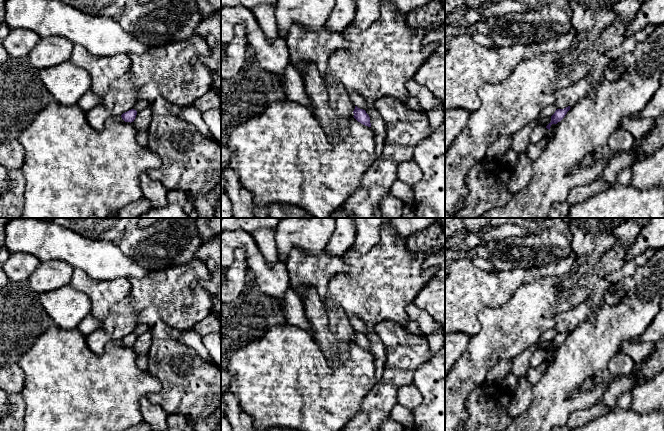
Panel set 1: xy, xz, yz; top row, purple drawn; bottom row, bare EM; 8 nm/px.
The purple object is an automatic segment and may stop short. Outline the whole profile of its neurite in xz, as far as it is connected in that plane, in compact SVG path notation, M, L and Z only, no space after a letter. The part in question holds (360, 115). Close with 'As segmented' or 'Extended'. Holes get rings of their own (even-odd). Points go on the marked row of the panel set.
M355 106L355 109L353 111L354 113L354 118L360 122L361 124L371 127L371 123L370 123L370 117L369 115L366 113L365 110L358 108L357 106Z. As segmented

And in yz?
M568 106L564 109L557 109L555 113L551 116L551 122L546 126L546 128L550 130L552 124L557 124L558 122L560 122L565 117L570 108L571 107Z. As segmented

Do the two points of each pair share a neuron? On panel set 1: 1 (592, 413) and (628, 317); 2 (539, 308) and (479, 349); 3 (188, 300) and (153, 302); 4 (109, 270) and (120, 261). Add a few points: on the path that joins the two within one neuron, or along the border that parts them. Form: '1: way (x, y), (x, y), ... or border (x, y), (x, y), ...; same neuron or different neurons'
1: border (599, 400), (588, 408), (574, 411); different neurons
2: way (524, 321), (507, 338), (499, 338), (494, 343); same neuron
3: way (179, 300), (162, 300); same neuron
4: way (112, 267), (117, 264); same neuron

